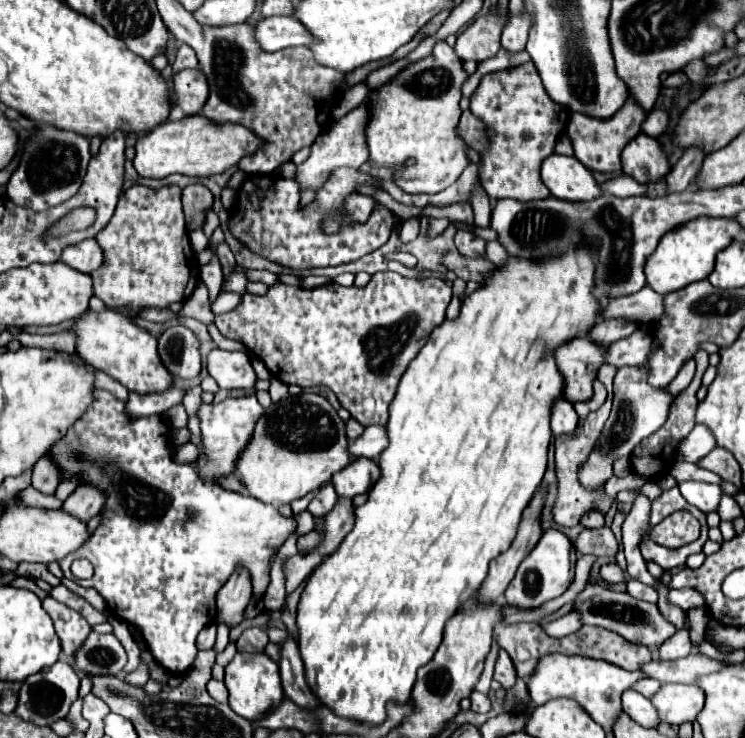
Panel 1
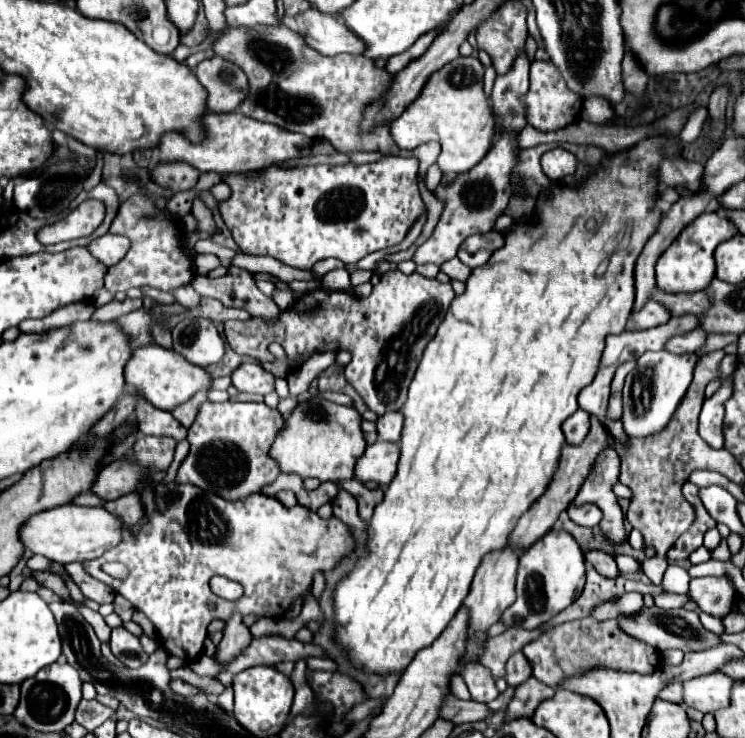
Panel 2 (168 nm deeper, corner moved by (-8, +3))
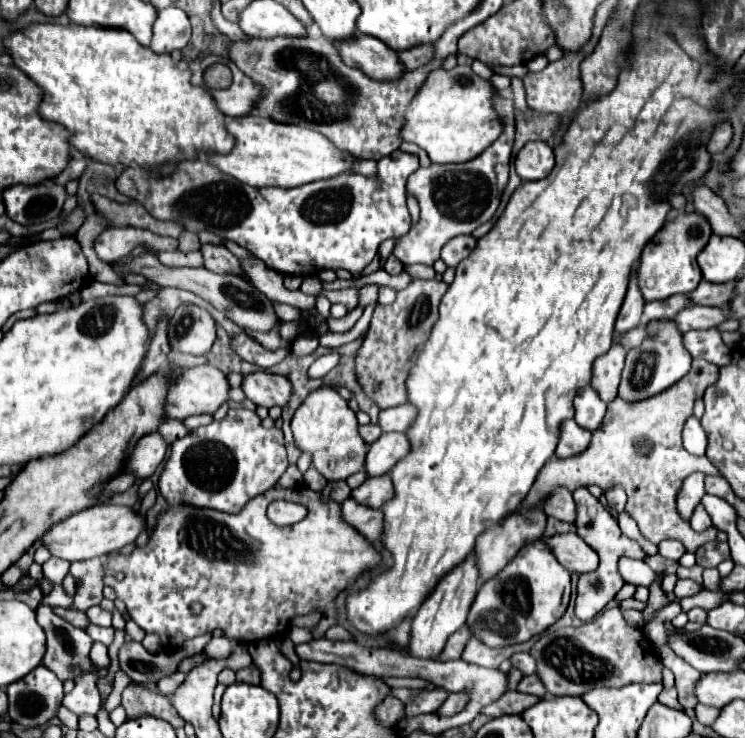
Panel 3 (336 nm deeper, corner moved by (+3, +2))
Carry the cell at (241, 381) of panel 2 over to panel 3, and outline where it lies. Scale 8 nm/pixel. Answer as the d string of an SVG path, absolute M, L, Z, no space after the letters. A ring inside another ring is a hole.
M258 370L244 376L242 390L248 400L256 406L272 408L272 406L286 406L292 396L292 382L286 376L272 374L266 370Z

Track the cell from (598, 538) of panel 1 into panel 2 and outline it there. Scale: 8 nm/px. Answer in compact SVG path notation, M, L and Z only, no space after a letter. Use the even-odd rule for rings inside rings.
M615 553L613 557L615 557L615 561L617 561L617 565L619 565L621 571L637 571L639 569L639 561L633 559L633 557L629 557L629 555Z

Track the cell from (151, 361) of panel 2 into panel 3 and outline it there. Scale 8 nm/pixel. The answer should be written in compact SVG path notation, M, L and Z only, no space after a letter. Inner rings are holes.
M206 364L196 368L178 368L176 370L176 382L170 386L168 402L166 402L166 414L168 418L184 420L192 414L214 414L224 402L230 400L228 396L230 384L222 370Z

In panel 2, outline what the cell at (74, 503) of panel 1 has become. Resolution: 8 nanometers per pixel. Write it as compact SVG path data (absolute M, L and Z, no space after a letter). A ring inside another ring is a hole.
M139 435L137 441L135 441L135 445L133 445L135 447L133 453L117 459L115 463L111 463L107 467L103 467L97 473L95 483L91 485L89 493L95 495L95 497L99 497L101 501L115 501L121 495L127 495L127 493L135 491L139 487L139 481L141 481L143 475L167 469L171 465L173 453L175 453L175 445L177 445L177 441L171 439L171 437L147 437L147 435Z

